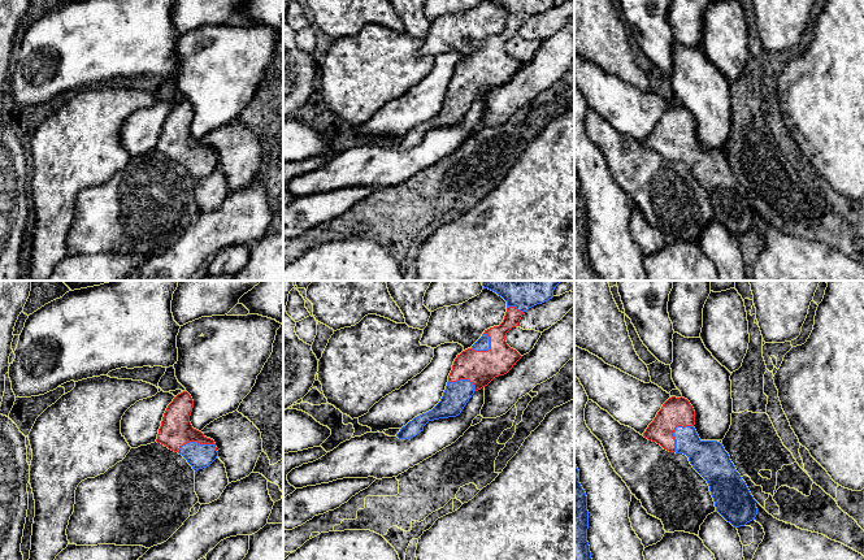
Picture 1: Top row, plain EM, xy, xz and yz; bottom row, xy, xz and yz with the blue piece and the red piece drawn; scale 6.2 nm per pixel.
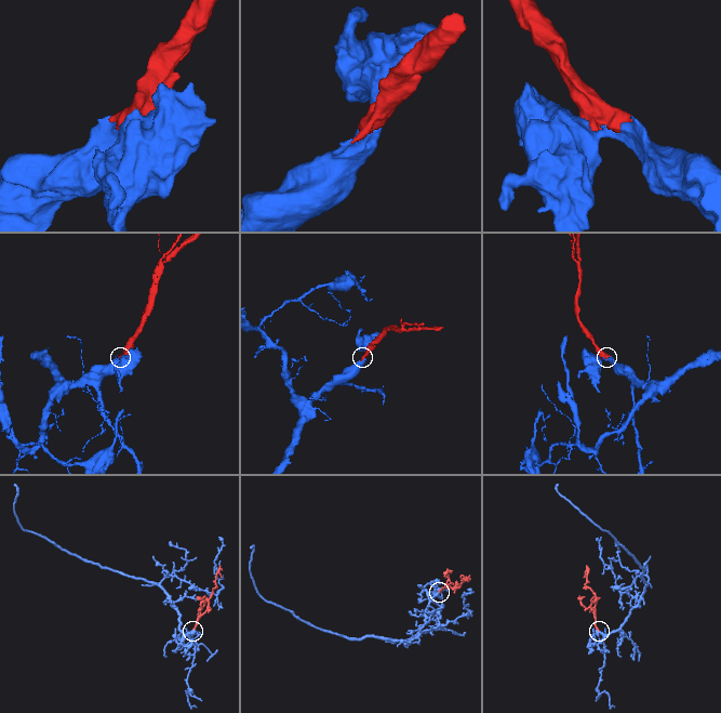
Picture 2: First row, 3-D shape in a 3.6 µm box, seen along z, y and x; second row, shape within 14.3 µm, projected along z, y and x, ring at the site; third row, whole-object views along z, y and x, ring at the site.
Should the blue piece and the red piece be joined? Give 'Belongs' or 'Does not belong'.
Belongs

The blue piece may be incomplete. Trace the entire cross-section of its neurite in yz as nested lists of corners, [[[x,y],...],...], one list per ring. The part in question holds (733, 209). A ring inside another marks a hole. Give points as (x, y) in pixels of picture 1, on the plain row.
[[[669,107],[643,146],[664,159],[683,162],[707,190],[718,221],[734,236],[744,235],[757,223],[756,209],[717,149],[702,149],[694,136],[695,120],[685,107]]]

